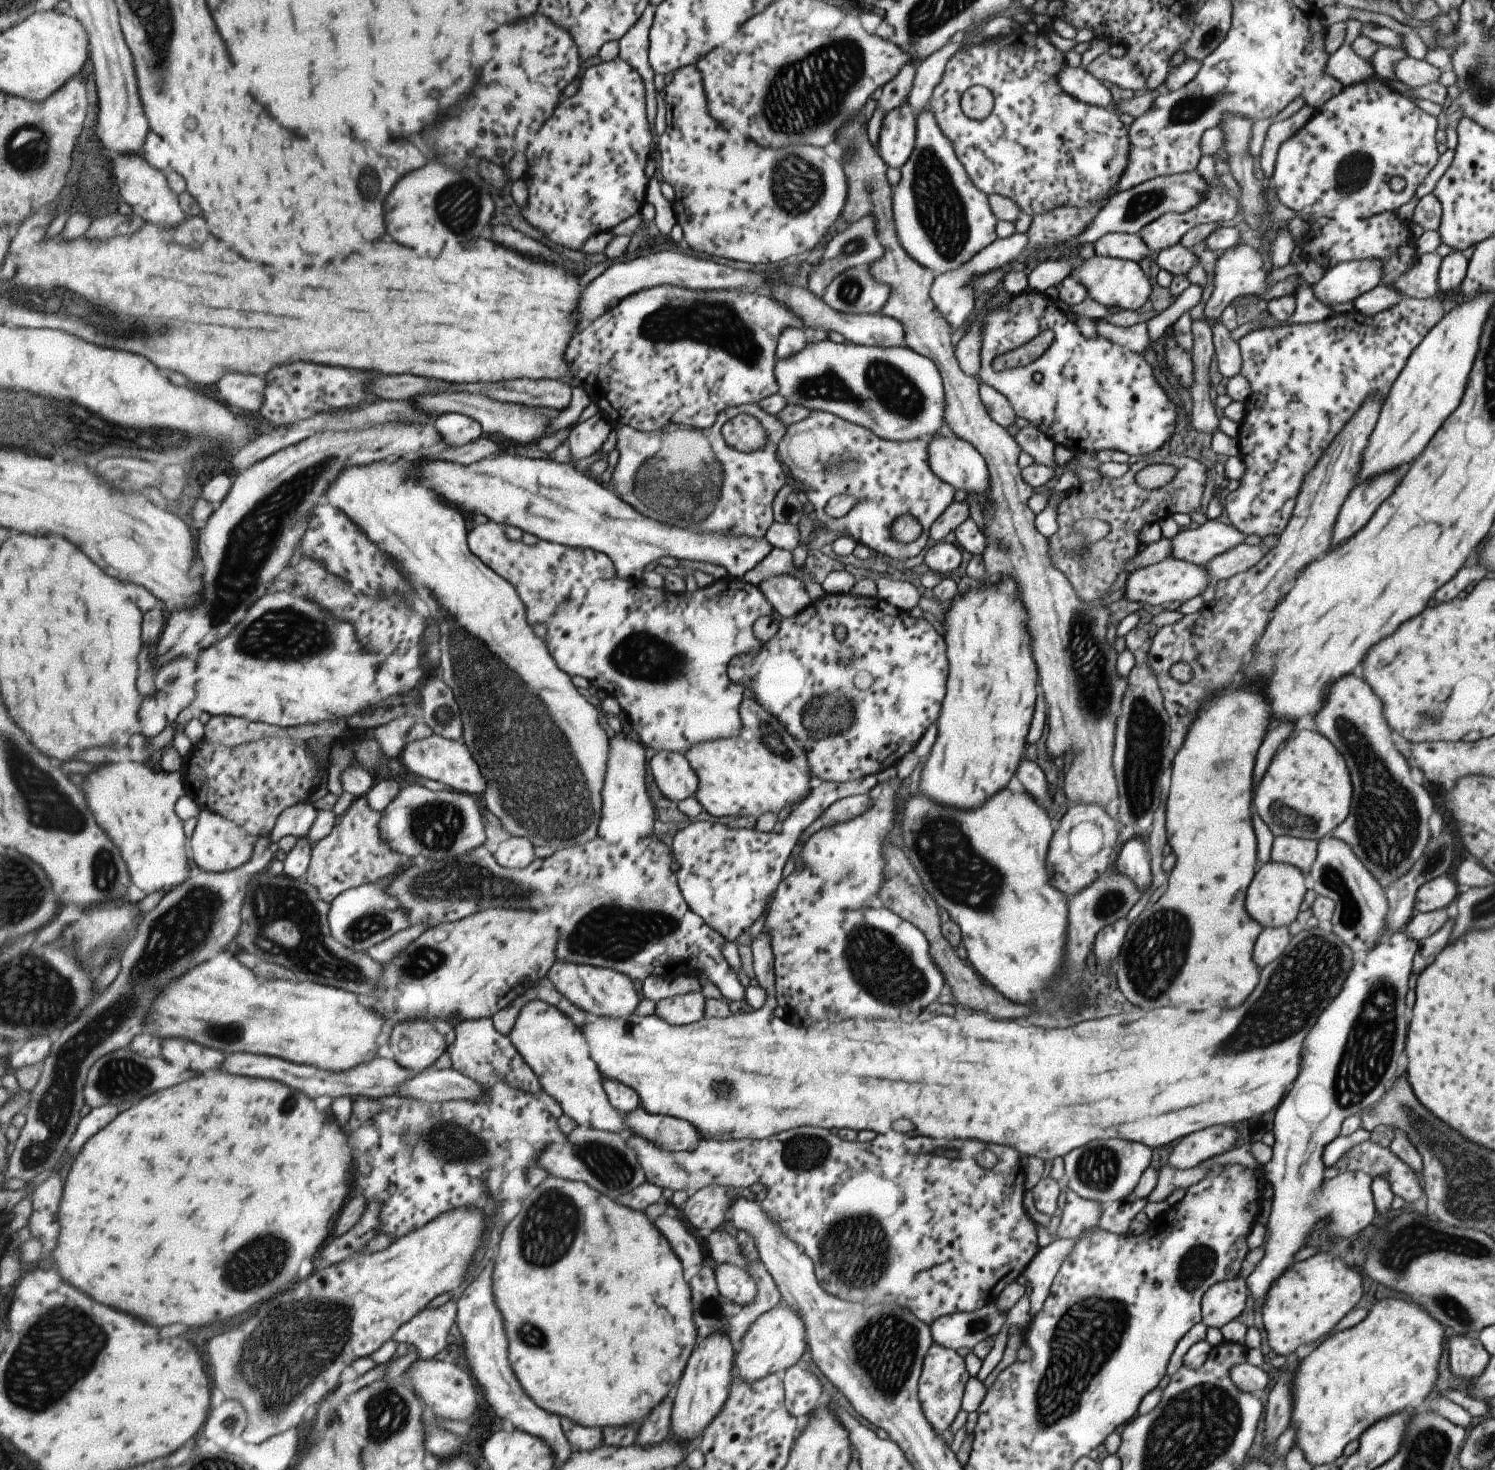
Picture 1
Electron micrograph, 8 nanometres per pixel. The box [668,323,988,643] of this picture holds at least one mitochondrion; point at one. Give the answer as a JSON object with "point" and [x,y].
{"point":[886,391]}

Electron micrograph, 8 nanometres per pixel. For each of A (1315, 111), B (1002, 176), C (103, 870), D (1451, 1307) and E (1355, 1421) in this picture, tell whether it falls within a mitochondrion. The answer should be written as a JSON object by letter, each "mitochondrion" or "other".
{"A":"other","B":"other","C":"mitochondrion","D":"mitochondrion","E":"other"}

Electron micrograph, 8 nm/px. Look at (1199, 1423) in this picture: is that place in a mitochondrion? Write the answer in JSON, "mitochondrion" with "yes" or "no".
{"mitochondrion":"yes"}

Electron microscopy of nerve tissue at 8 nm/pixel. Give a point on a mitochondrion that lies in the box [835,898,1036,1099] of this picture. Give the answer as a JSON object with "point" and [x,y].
{"point":[883,968]}

